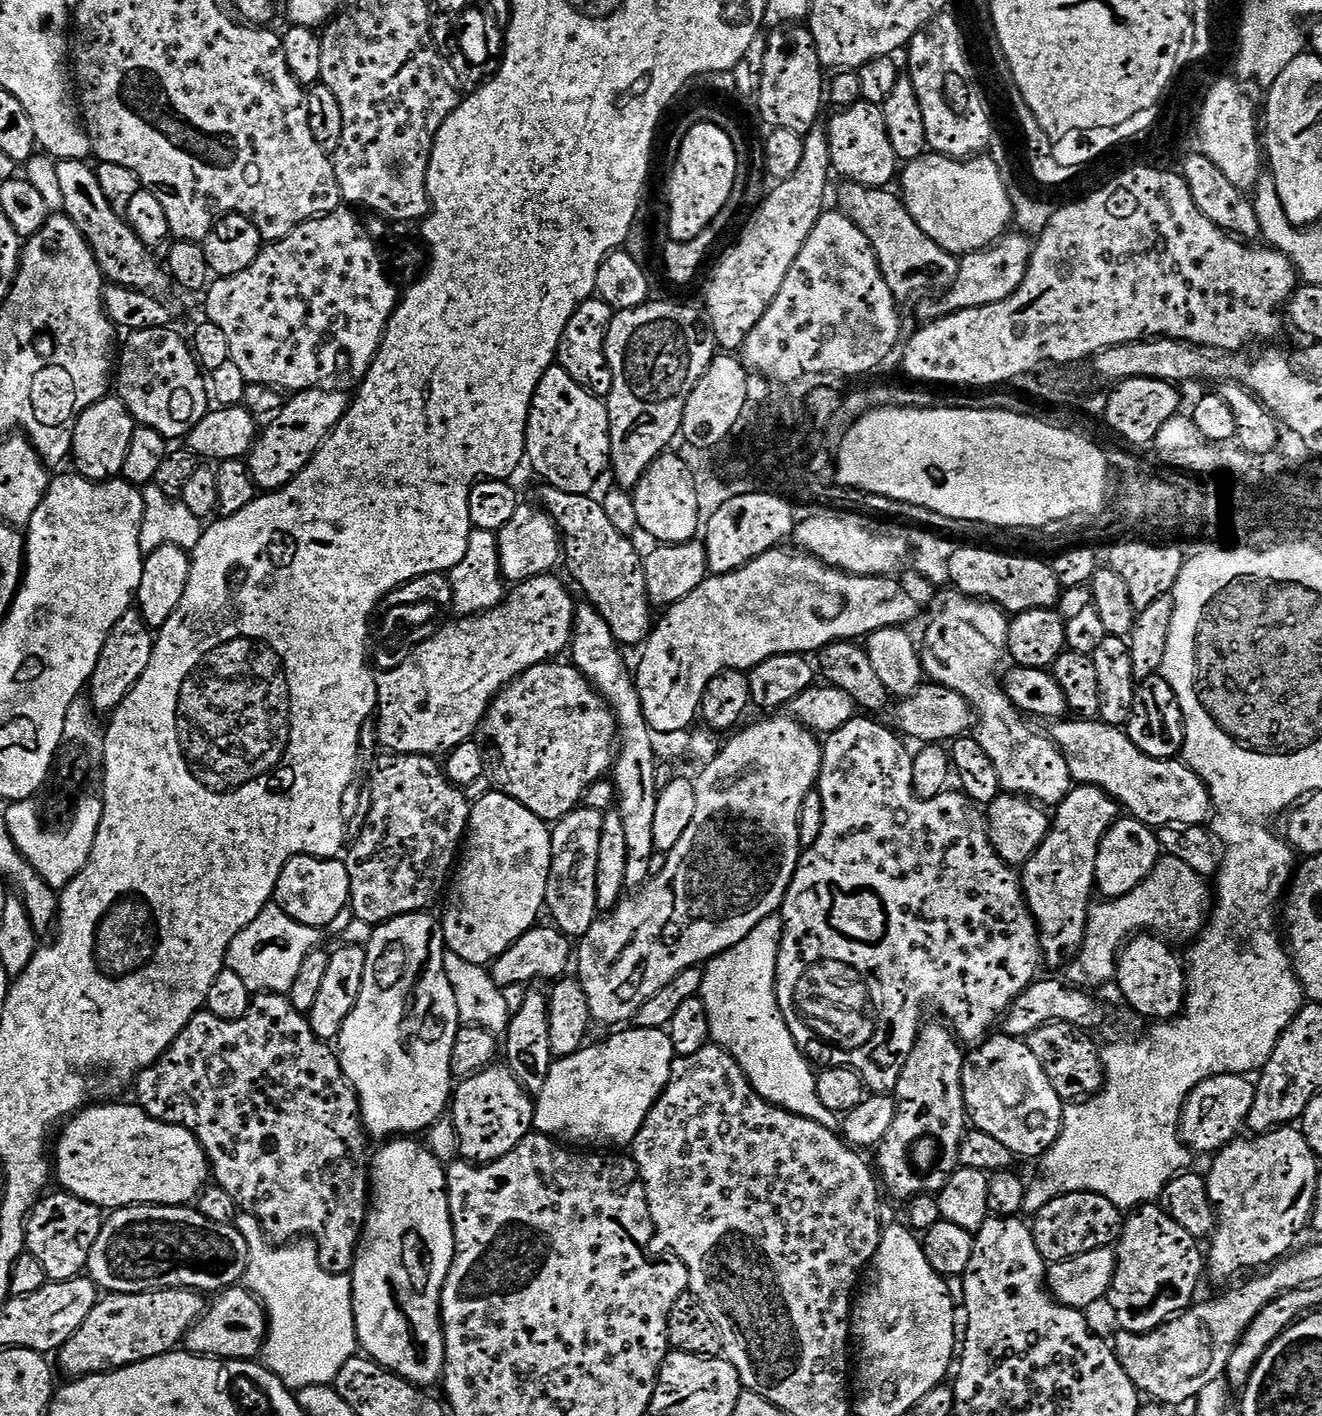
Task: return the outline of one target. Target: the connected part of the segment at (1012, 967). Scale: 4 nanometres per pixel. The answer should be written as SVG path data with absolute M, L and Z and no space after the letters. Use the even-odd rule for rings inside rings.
M853 718L851 721L849 721L848 724L841 726L841 728L836 732L831 733L831 735L827 737L826 743L823 745L823 765L820 771L820 779L818 783L818 793L820 792L821 804L819 804L819 807L822 809L822 823L819 825L819 828L821 827L820 837L818 837L817 840L814 840L814 843L811 845L811 848L816 851L816 854L818 854L822 860L836 860L836 862L838 862L838 866L844 866L844 892L846 892L846 896L848 896L848 894L852 894L852 898L856 900L856 904L848 904L846 908L844 908L844 904L836 906L836 908L838 908L838 916L840 916L840 914L844 914L844 916L846 916L846 918L844 918L844 920L846 920L846 926L844 926L844 920L838 920L838 922L840 922L840 926L844 928L844 930L842 930L842 932L844 932L844 942L838 942L838 944L836 944L836 948L834 948L834 946L830 946L830 948L828 948L828 958L832 958L832 976L830 976L828 981L824 983L824 990L826 990L826 993L818 992L818 990L816 990L814 994L810 994L809 1000L796 1000L796 1002L792 1002L792 1008L794 1008L794 1016L798 1016L798 1018L802 1020L802 1028L804 1028L806 1032L822 1034L826 1040L834 1040L836 1044L840 1044L840 1042L842 1042L842 1046L844 1046L844 1048L848 1046L848 1048L852 1048L854 1052L856 1052L856 1048L858 1048L858 1042L860 1042L860 1040L870 1040L870 1038L868 1038L868 1034L872 1036L872 1032L878 1032L878 1030L880 1030L878 1038L884 1038L884 1036L886 1036L886 1032L892 1032L890 1036L886 1036L886 1042L888 1042L888 1048L892 1050L892 1054L876 1054L876 1060L874 1060L874 1062L866 1062L866 1060L864 1060L864 1056L862 1056L862 1058L856 1058L856 1060L860 1060L860 1062L840 1062L840 1060L838 1060L836 1056L832 1056L832 1054L830 1054L830 1052L828 1052L824 1046L820 1046L820 1040L818 1040L814 1034L810 1034L810 1038L808 1038L808 1040L804 1038L804 1042L808 1042L808 1046L810 1046L810 1048L807 1048L803 1052L804 1054L810 1054L810 1052L812 1052L814 1056L818 1056L818 1052L822 1052L822 1058L824 1058L824 1054L826 1054L826 1056L830 1058L830 1062L834 1062L834 1069L852 1069L853 1072L859 1073L864 1084L867 1085L867 1087L871 1089L873 1093L888 1094L891 1093L893 1089L895 1089L898 1078L902 1074L902 1070L906 1066L906 1062L914 1050L914 1046L916 1045L916 1037L920 1035L922 1029L920 1011L922 1011L923 1008L927 1006L927 1004L929 1004L929 1006L932 1008L940 1008L941 1014L945 1016L941 1017L947 1021L952 1031L956 1033L957 1037L959 1037L959 1039L963 1041L965 1045L979 1046L988 1040L990 1033L993 1031L991 1028L994 1027L996 1023L997 1027L997 1025L999 1025L1001 1021L1005 1019L1006 1013L1013 1006L1013 1001L1017 1000L1017 998L1019 998L1019 996L1022 995L1022 993L1033 984L1033 981L1037 979L1038 974L1036 974L1036 971L1038 971L1039 968L1042 968L1042 953L1040 951L1040 931L1036 929L1036 919L1032 916L1032 912L1030 909L1028 909L1028 904L1024 900L1024 889L1022 887L1021 877L1018 875L1017 869L1015 867L1008 865L1007 862L1005 862L1003 858L999 856L998 853L996 853L996 847L992 843L990 834L988 833L988 821L986 819L985 813L981 811L977 805L973 804L967 796L961 794L959 791L956 791L956 793L952 792L953 790L946 790L942 793L942 795L935 796L933 798L927 798L928 800L923 800L922 797L916 796L920 794L918 794L918 789L915 785L916 775L914 775L912 772L912 765L914 763L913 753L910 754L906 749L904 749L903 742L900 741L899 738L896 737L890 729L883 728L883 726L880 724L875 724L875 722L872 721L875 719L864 719L868 720ZM812 1022L814 1022L814 1028L816 1028L816 1024L820 1024L822 1028L828 1028L828 1030L810 1030Z

